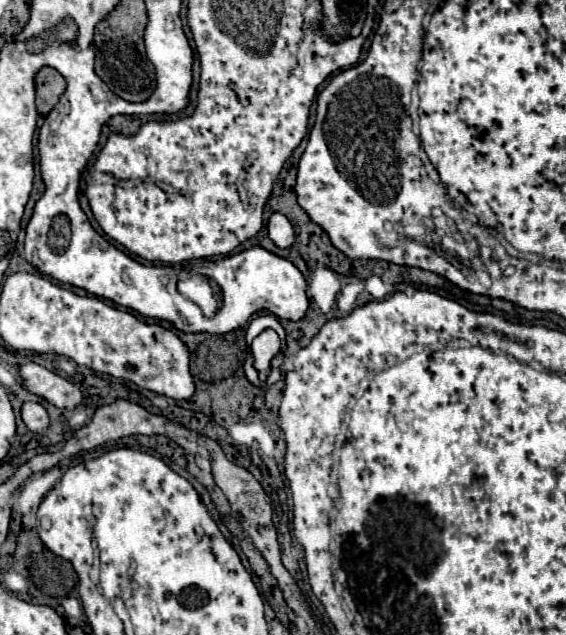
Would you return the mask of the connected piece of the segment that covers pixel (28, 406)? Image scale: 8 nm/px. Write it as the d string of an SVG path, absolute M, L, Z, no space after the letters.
M24 402L24 406L22 406L22 420L26 422L26 426L32 432L44 430L50 424L46 408L42 404L38 404L38 402Z

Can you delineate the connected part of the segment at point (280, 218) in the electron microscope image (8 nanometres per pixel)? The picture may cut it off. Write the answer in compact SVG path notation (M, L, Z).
M274 212L268 220L268 236L278 248L290 248L294 242L294 228L284 214Z

